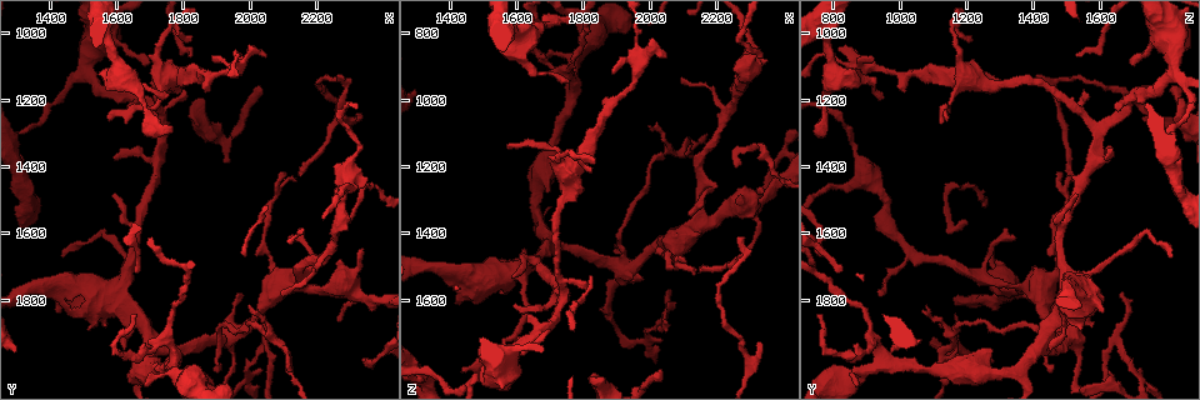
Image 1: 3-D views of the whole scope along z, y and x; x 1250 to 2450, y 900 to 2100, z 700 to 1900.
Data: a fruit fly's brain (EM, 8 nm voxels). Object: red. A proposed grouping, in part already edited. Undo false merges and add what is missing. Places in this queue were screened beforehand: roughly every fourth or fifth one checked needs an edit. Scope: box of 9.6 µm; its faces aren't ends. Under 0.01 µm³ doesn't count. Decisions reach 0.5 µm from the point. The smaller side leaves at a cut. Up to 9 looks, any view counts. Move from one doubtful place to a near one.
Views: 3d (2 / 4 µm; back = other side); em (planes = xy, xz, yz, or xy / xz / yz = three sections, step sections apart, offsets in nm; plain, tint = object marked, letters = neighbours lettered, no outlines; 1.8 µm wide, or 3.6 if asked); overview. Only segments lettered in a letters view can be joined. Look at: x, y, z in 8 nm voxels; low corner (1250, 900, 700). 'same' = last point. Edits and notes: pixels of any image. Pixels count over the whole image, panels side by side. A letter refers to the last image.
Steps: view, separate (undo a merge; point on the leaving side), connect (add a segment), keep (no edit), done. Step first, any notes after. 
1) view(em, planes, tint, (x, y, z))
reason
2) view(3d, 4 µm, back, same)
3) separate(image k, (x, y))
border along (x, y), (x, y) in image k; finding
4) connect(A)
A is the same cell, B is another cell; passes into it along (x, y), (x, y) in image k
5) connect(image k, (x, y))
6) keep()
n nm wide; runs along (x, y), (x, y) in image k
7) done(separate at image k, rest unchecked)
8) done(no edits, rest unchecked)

view(3d, 4 µm, (1860, 1200, 1840))

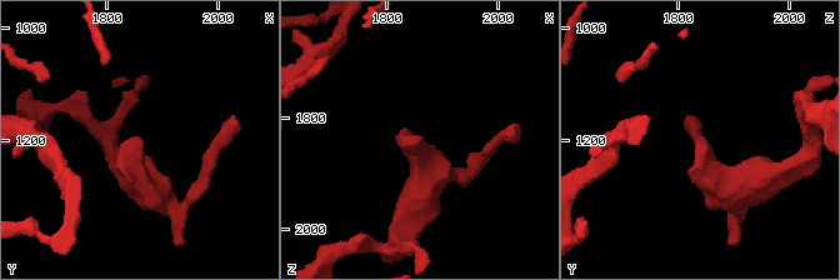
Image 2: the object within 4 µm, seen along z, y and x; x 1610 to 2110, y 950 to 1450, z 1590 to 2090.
view(em, xy, step 8, letters, (1860, 1200, 1835))

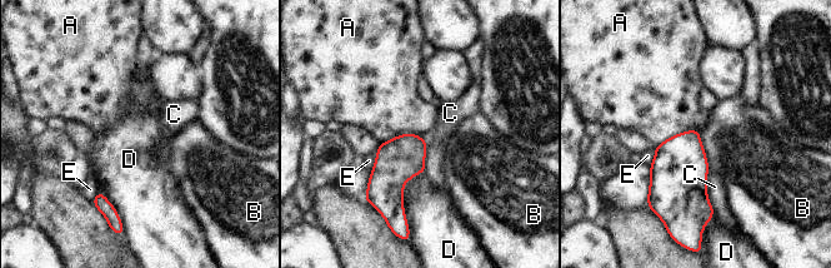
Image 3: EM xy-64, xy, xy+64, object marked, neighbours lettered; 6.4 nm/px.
view(em, planes, letters, same)
cut it another way

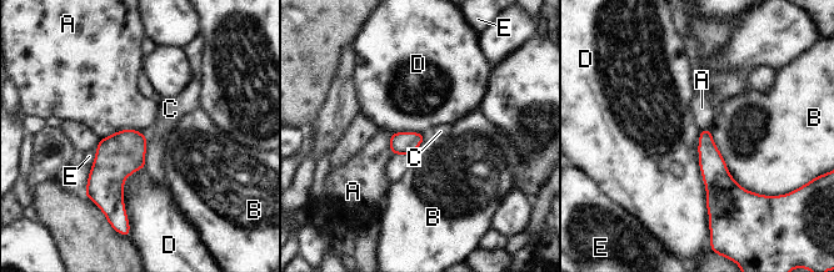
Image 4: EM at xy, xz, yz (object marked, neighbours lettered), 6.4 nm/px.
keep()
A, B, C, D and E are other cells; border along (700, 130), (698, 166), (709, 220) in image 4; none of them fits

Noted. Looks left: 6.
view(em, planes, tint, (1820, 1070, 1530))
free end

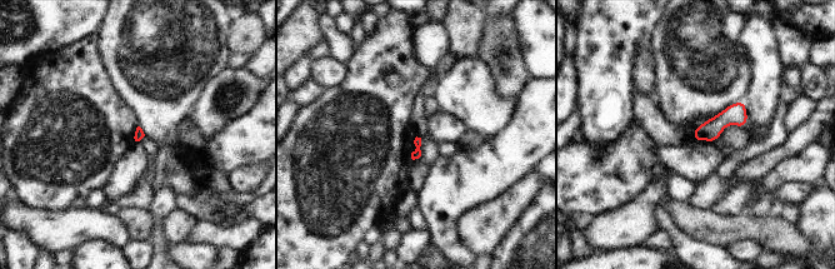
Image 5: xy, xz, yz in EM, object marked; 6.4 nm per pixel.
view(em, planes, letters, same)

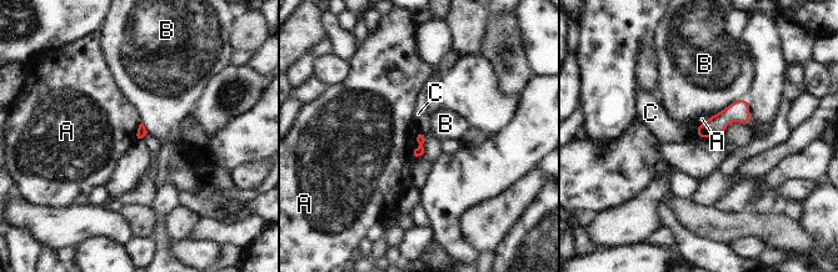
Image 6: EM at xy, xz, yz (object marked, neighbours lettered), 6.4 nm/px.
keep()
A, B and C are other cells; border along (719, 111), (711, 115), (697, 127) in image 6; none of them fits

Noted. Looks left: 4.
view(em, 3.6 µm, planes, letters, (1740, 1150, 1190))
thin arm on a thick one

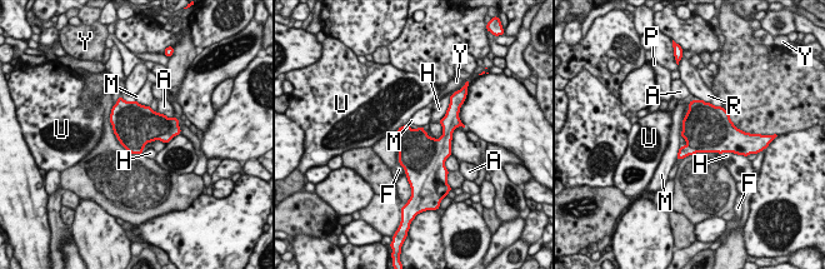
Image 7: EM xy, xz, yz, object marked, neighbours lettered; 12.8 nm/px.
keep()
A, F, H, M, P, R, U and Y are other cells; one neuron here

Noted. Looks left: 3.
view(em, planes, letters, (2020, 1870, 1440))
thick turns thin

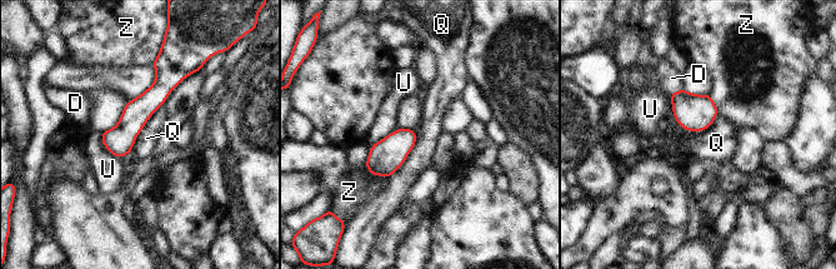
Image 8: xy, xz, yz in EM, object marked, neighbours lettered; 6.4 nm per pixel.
keep()
D, Q, U and Z are other cells; continuous, no second neuron

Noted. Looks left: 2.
done(no edits, rest unchecked)

